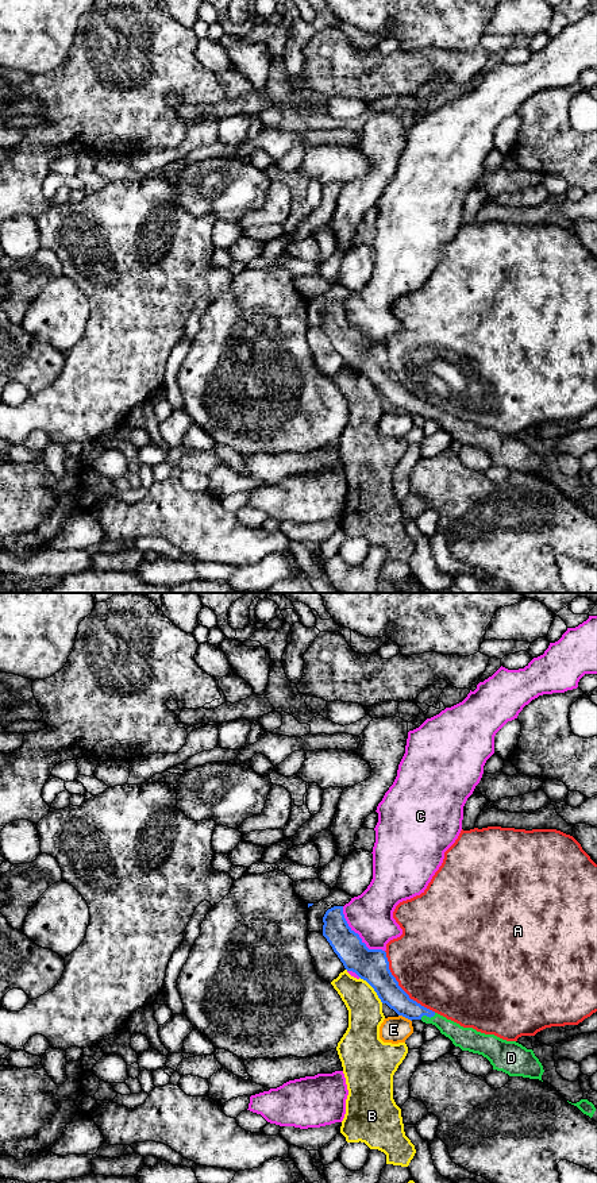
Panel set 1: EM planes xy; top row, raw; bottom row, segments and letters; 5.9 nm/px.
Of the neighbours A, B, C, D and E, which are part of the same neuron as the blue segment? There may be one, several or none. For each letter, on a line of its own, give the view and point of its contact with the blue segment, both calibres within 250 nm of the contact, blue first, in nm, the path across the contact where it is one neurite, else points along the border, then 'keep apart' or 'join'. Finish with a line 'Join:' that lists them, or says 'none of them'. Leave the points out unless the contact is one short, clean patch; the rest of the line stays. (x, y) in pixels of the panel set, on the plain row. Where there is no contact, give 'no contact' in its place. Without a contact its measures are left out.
A: meets blue in xy at (400, 382); 190 nm thick on the blue side, 480 nm on the other; keep apart
B: meets blue in xy at (373, 382); 190 nm thick on the blue side, 200 nm on the other; border along xy (359, 372), (382, 397); keep apart
C: meets blue in xy at (358, 330); 190 nm thick on the blue side, 280 nm on the other; keep apart
D: meets blue in xy at (427, 411); 140 nm thick on the blue side, 120 nm on the other; runs through xy (392, 389), (404, 401), (427, 411), (438, 415), (462, 432); join
E: meets blue in xy at (405, 412); 140 nm thick on the blue side, 160 nm on the other; keep apart
Join: D

